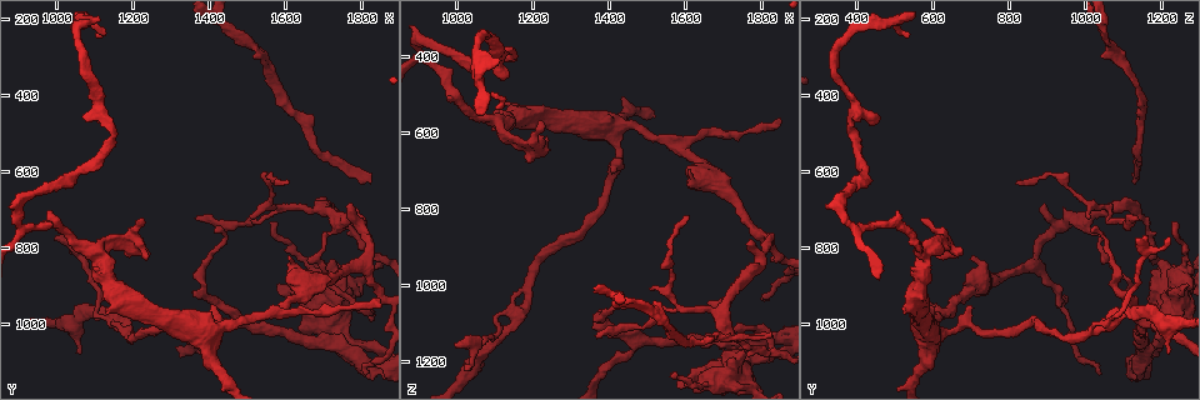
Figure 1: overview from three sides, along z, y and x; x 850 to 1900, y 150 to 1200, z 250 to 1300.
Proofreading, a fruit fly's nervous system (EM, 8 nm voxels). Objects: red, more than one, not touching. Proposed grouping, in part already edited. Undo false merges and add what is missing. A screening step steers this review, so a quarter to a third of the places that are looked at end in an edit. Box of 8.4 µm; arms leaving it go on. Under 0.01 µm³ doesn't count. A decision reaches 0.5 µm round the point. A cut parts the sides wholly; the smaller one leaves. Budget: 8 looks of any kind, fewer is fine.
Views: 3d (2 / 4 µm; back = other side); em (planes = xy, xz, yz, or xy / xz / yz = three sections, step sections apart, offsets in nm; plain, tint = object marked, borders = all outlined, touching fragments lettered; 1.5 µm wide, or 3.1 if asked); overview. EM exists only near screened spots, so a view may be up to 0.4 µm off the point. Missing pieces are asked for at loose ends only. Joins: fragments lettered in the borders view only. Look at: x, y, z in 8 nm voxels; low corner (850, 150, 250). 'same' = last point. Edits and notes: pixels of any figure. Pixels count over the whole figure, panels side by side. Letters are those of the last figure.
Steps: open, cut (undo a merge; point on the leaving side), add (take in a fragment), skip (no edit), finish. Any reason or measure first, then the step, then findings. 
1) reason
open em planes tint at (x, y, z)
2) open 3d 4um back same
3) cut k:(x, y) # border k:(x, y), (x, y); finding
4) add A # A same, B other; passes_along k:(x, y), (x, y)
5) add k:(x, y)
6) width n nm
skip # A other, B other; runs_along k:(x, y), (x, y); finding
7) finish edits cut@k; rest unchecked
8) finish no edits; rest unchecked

tapers out
open 3d 2um at (1360, 720, 1140)

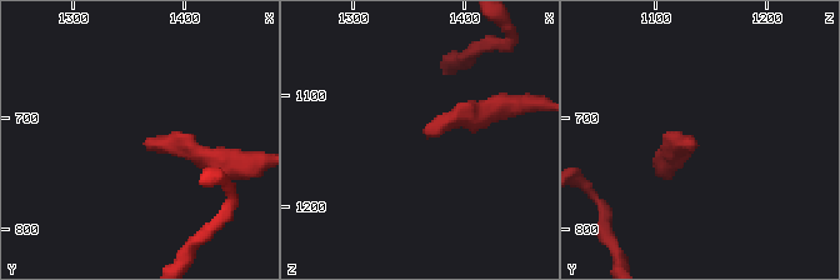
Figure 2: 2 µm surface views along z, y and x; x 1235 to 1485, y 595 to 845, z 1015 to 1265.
open em xy step 4 tint at (1362, 722, 1136)

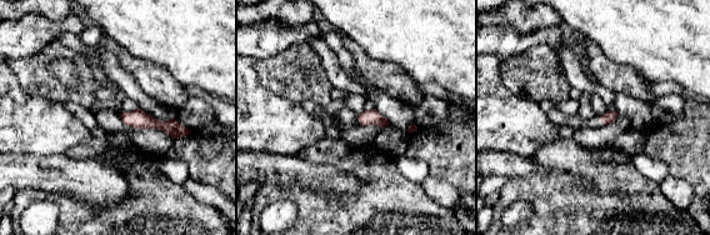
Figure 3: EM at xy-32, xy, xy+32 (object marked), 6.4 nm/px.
open em planes borders same

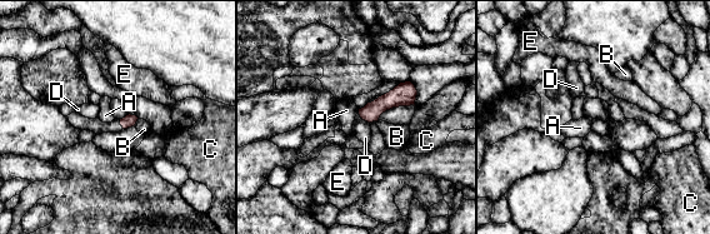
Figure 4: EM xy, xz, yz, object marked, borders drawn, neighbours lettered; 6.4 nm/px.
add D # A other, B other, C other, D same, E other; it goes on there

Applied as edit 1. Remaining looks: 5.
open overview

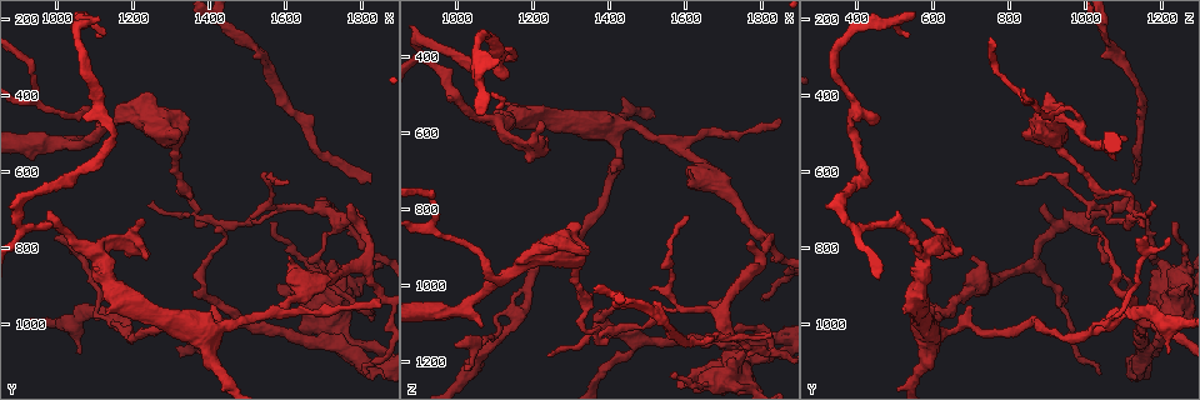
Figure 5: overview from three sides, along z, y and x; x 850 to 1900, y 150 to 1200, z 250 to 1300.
free end
open 3d 2um at (1810, 1130, 1035)

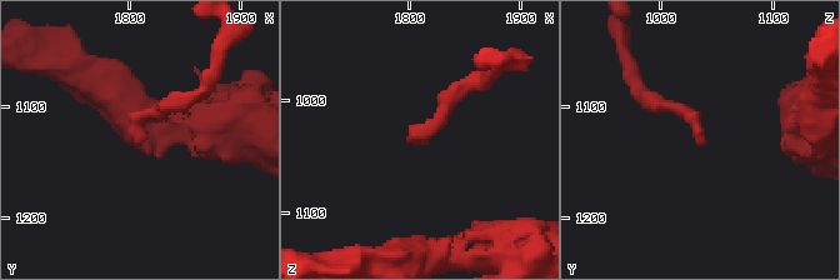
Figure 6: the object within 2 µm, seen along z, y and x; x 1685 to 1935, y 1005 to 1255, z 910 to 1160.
need the tissue
open em planes tint at (1812, 1130, 1040)

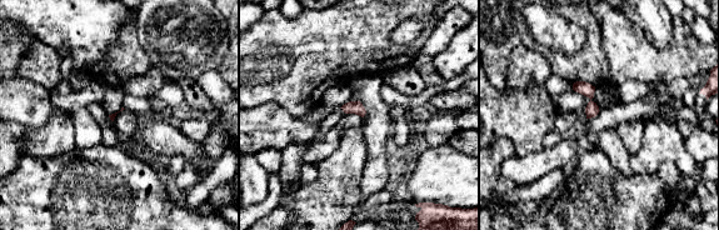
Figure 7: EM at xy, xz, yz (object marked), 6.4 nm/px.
see the neighbours
open em planes borders same

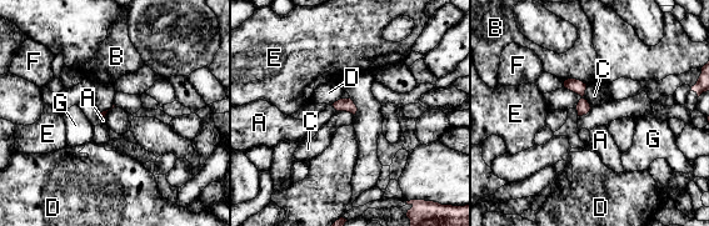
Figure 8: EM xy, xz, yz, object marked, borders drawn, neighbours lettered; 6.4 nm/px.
longest_contact B 150 nm
skip # A other, B other, C other, D other, E other, F other, G other; border 8:(336, 110), (344, 110), (353, 115); no lettered fragment goes on from it

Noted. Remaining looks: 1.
three arms meet
open em planes borders at (1130, 470, 985)

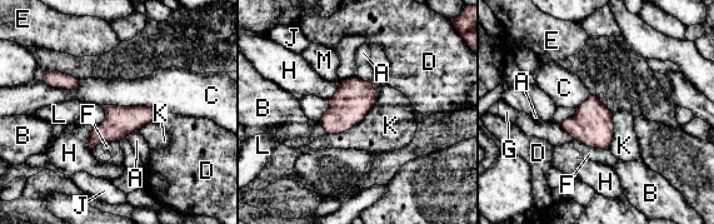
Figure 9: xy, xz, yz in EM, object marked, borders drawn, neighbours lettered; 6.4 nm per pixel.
width 200 nm
skip # A other, B other, C other, D other, E other, F other, G other, H other, J other, K other, L other, M other; all the same cell

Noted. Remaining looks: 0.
finish edits add@4; rest unchecked

